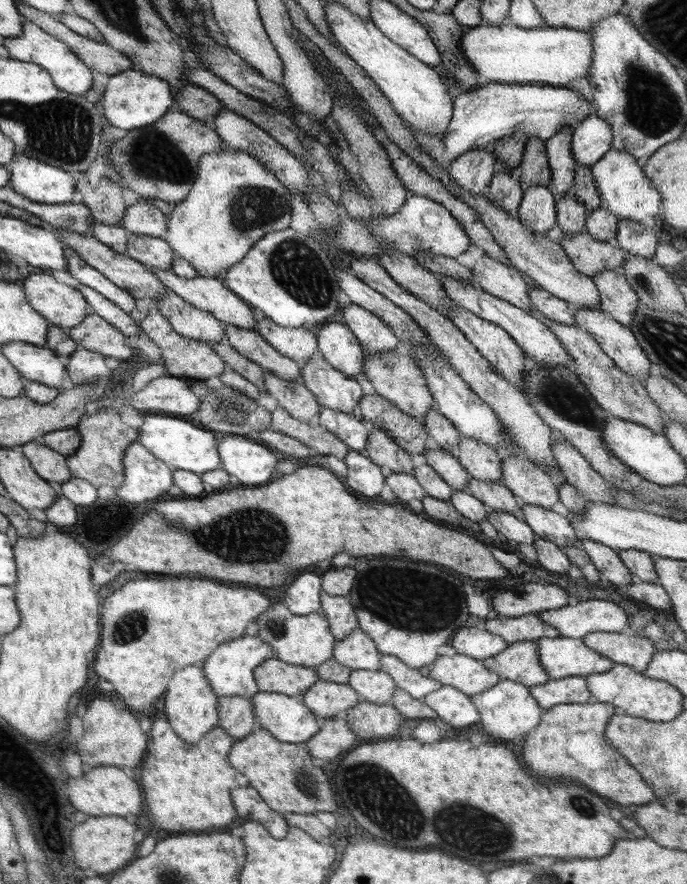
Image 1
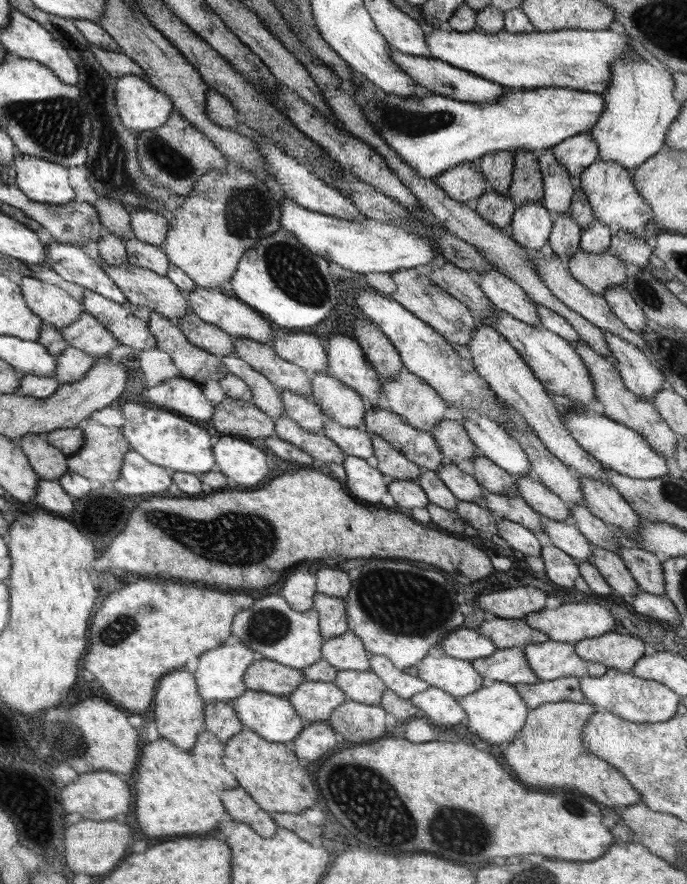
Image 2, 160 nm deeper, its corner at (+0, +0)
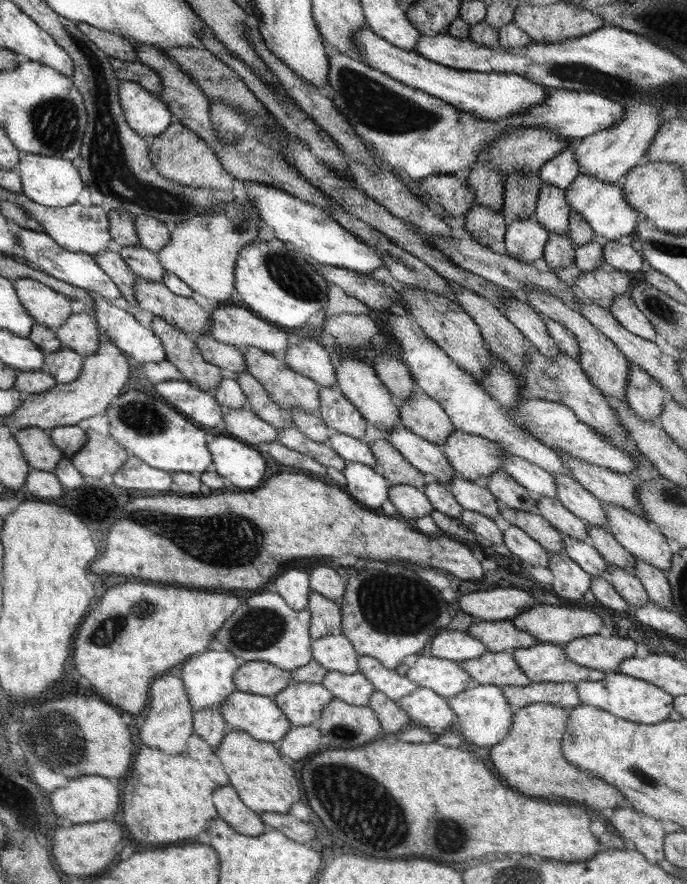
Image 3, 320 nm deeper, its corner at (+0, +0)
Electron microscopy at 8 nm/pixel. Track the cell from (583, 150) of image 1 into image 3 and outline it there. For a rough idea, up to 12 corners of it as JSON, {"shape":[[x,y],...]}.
{"shape":[[574,139],[562,153],[551,158],[538,175],[542,186],[568,188],[581,174],[575,161]]}

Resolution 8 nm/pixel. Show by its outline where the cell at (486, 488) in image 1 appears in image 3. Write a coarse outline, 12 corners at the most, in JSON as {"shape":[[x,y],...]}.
{"shape":[[498,502],[502,516],[549,553],[562,553],[563,535],[542,515]]}

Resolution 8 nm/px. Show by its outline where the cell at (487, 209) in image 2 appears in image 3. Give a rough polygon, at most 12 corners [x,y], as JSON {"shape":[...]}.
{"shape":[[474,204],[463,228],[478,244],[502,254],[508,218]]}

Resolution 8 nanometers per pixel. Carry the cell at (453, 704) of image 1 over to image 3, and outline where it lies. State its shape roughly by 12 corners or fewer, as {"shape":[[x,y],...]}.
{"shape":[[416,689],[397,705],[411,725],[446,733],[458,718],[447,698]]}

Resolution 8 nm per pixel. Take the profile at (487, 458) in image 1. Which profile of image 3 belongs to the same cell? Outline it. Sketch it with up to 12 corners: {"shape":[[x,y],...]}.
{"shape":[[504,471],[484,485],[498,502],[530,512],[532,493]]}

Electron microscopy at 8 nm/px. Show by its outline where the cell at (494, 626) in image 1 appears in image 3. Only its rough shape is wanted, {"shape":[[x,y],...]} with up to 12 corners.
{"shape":[[511,620],[472,623],[467,631],[490,652],[539,644]]}

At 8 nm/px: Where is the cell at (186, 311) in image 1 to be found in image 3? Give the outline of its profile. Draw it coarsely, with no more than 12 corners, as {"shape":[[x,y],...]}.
{"shape":[[209,331],[192,338],[208,362],[234,374],[247,370],[244,352]]}

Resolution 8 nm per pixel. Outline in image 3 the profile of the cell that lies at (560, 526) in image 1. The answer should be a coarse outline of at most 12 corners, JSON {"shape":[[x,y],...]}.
{"shape":[[564,535],[563,552],[590,576],[610,567],[584,540]]}

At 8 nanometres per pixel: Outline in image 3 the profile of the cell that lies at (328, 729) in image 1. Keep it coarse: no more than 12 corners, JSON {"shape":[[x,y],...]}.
{"shape":[[317,725],[291,726],[277,745],[298,761],[328,748]]}

